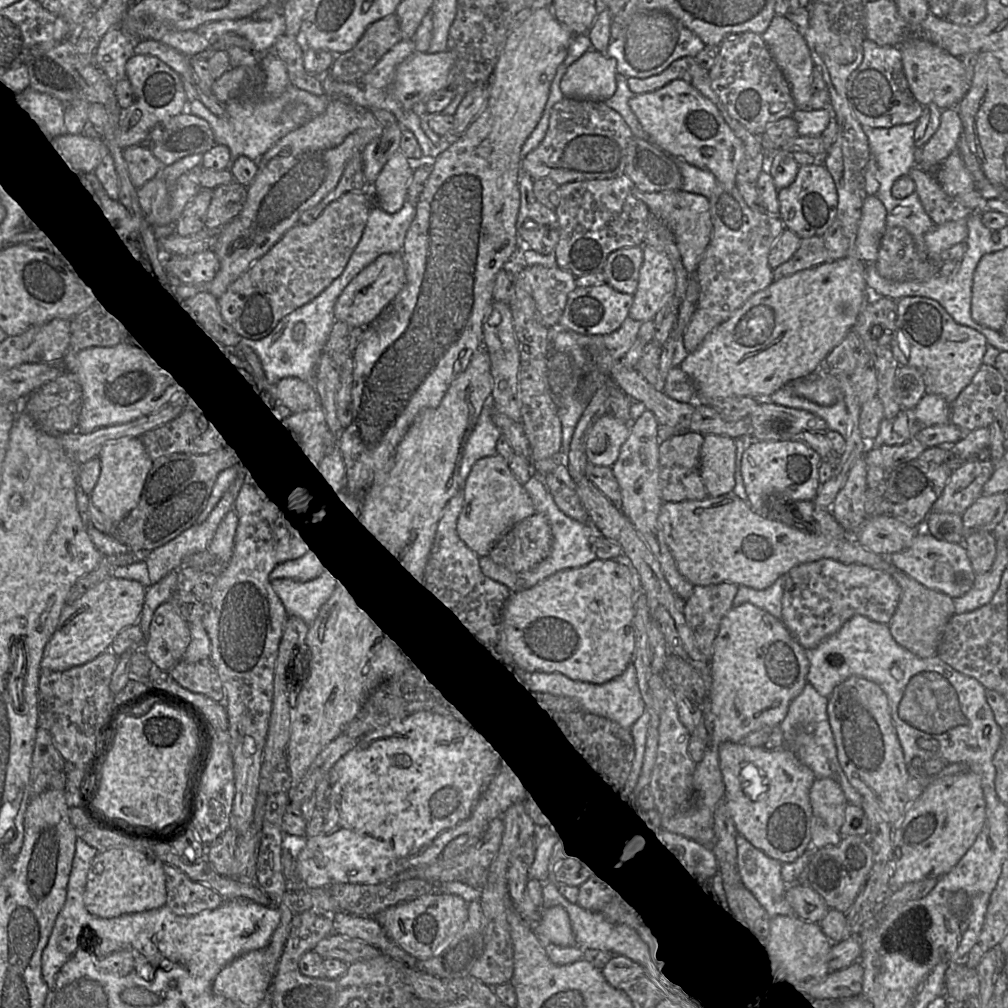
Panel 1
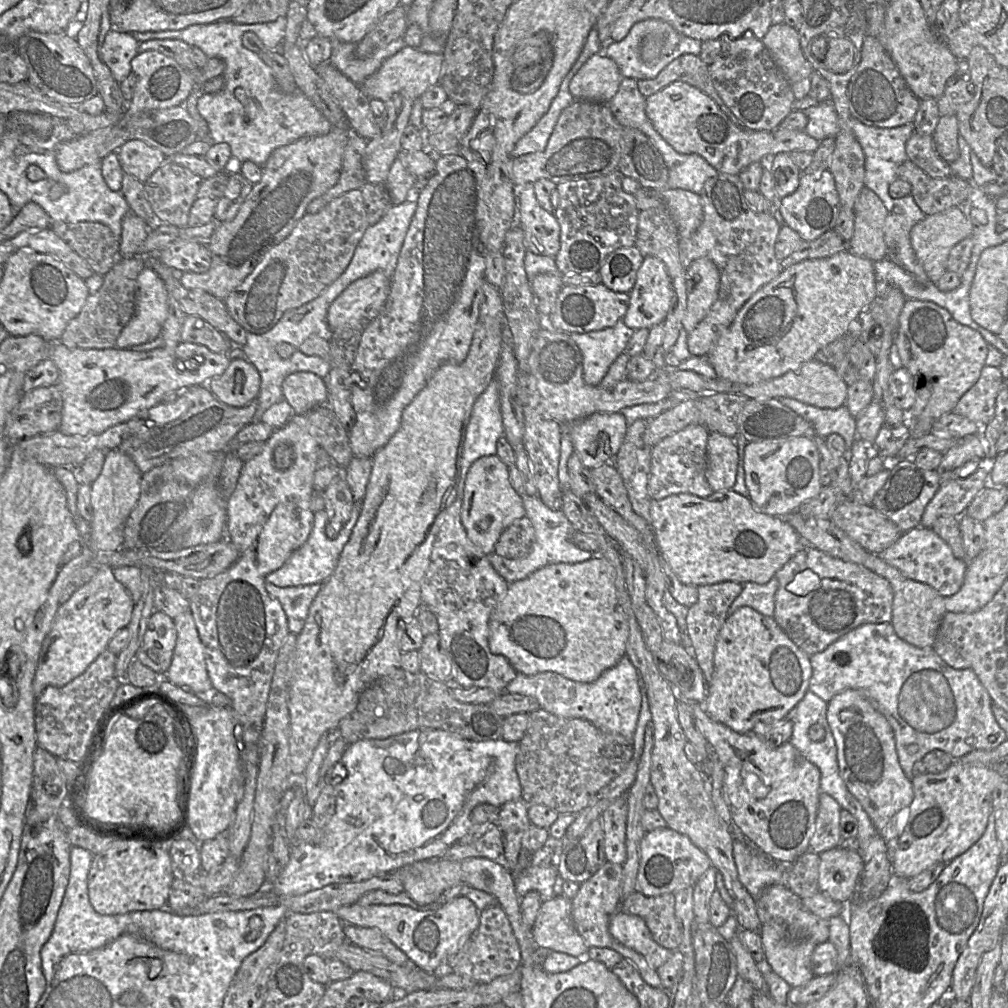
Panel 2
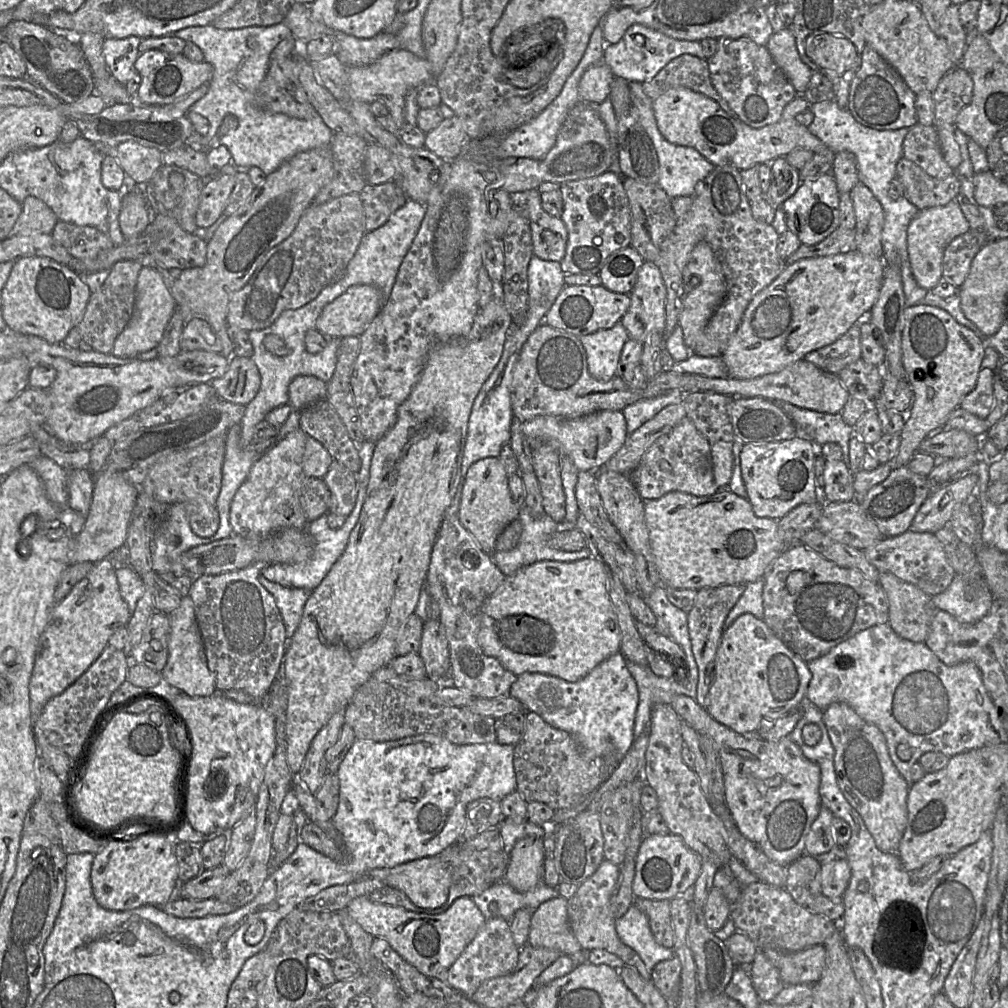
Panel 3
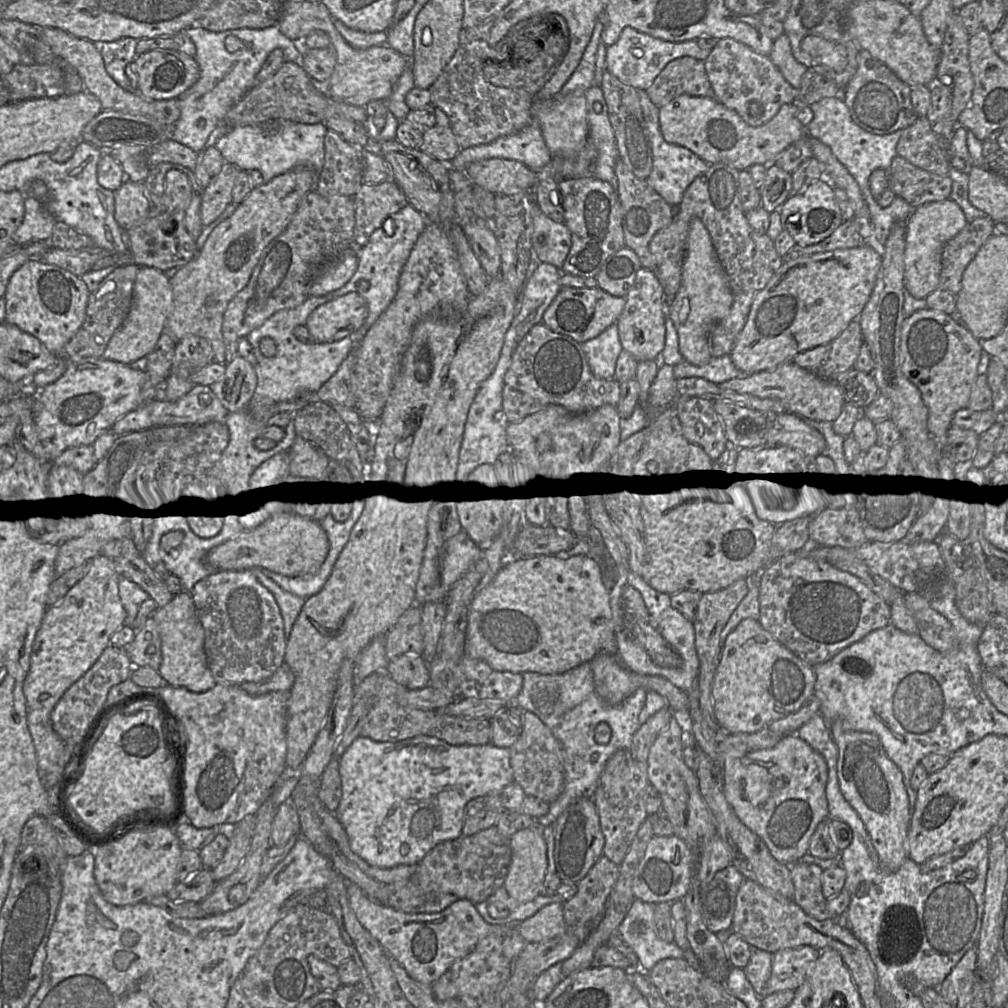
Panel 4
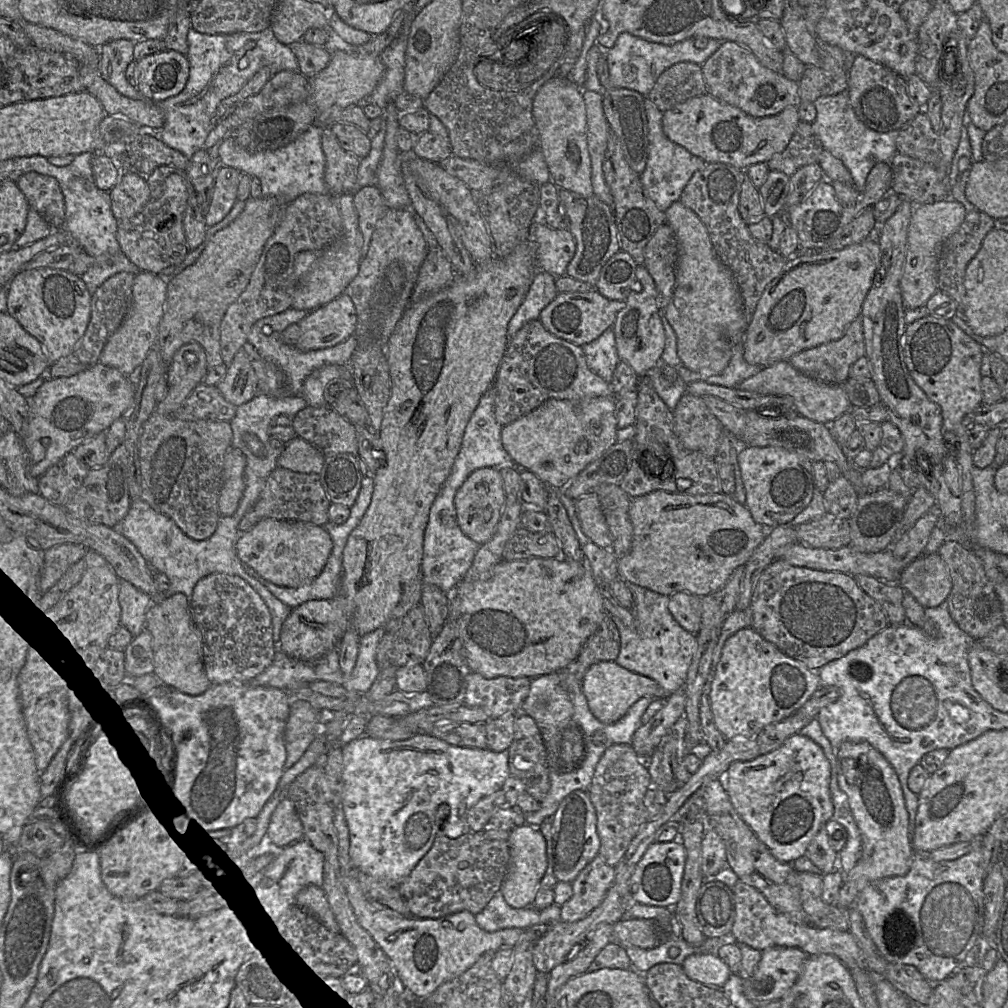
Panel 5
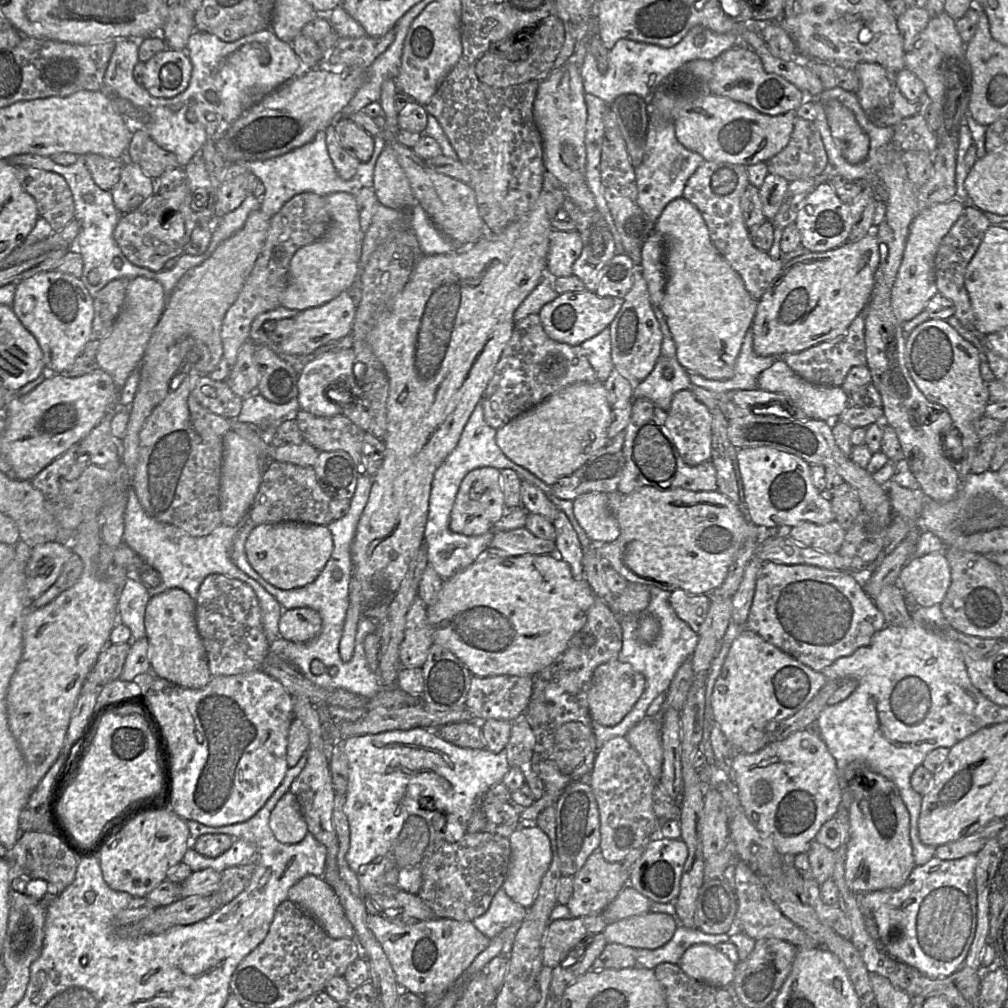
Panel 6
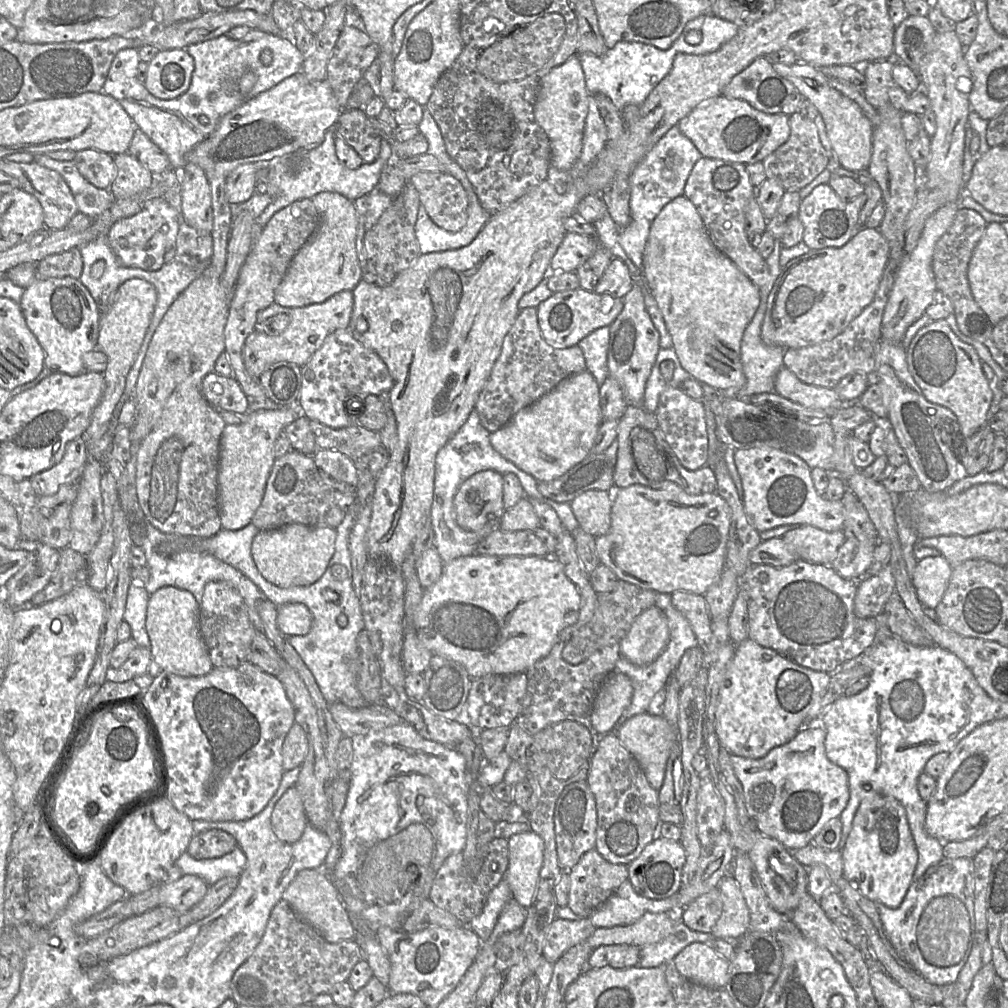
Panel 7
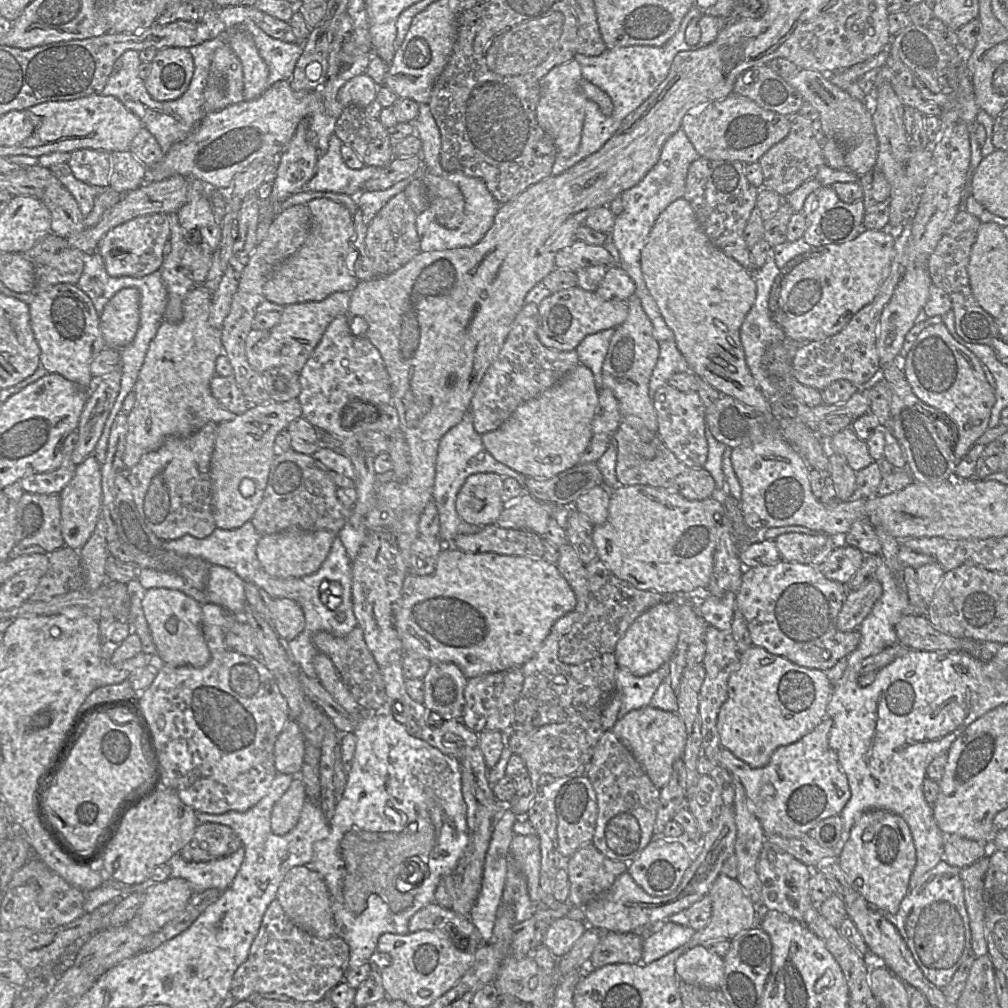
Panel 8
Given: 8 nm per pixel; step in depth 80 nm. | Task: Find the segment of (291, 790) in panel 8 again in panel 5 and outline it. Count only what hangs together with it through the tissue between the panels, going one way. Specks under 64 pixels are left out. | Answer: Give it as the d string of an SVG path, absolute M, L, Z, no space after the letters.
M284 797L271 815L267 836L278 847L304 838L304 828L293 801Z

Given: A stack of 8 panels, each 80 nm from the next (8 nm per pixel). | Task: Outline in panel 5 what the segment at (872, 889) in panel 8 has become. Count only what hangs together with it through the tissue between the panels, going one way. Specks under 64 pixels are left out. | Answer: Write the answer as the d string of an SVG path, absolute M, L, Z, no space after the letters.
M846 741L837 752L838 783L848 797L862 838L862 853L853 869L844 875L836 906L847 909L871 882L904 876L911 868L914 849L909 834L909 813L898 775L888 760L870 743Z

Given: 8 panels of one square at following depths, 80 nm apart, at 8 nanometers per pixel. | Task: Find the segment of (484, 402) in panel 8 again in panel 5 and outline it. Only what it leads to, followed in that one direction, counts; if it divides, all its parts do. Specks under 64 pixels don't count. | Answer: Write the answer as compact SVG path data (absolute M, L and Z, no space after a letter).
M539 318L526 323L509 341L493 385L496 391L495 418L503 427L551 398L581 400L614 396L610 382L589 369L582 346L553 335Z

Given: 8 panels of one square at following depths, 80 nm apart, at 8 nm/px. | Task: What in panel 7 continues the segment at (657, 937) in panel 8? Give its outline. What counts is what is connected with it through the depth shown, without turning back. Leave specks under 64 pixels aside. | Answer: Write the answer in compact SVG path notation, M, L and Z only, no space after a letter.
M682 919L674 921L672 932L662 941L640 948L639 967L655 968L671 964L674 958L687 946L693 943L712 942L715 938L711 933L691 930Z

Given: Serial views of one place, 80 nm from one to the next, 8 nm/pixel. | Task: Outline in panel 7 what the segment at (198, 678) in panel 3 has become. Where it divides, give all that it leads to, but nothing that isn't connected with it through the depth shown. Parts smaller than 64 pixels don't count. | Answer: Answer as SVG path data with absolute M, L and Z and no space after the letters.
M164 586L149 596L146 630L150 651L162 671L183 677L202 676L213 664L199 627L200 606L193 594L175 586Z

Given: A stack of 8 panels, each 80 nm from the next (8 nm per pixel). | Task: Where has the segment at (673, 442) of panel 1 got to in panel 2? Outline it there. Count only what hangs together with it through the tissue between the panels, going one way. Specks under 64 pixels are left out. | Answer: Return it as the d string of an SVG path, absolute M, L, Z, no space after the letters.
M691 424L653 446L647 491L652 500L688 493L706 498L714 493L706 479L709 432L702 424Z

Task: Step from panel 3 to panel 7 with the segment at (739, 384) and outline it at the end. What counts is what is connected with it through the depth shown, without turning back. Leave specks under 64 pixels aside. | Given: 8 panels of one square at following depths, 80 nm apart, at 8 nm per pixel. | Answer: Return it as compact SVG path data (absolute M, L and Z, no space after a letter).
M786 367L777 373L774 386L780 396L809 409L839 408L844 404L834 389L806 384Z

